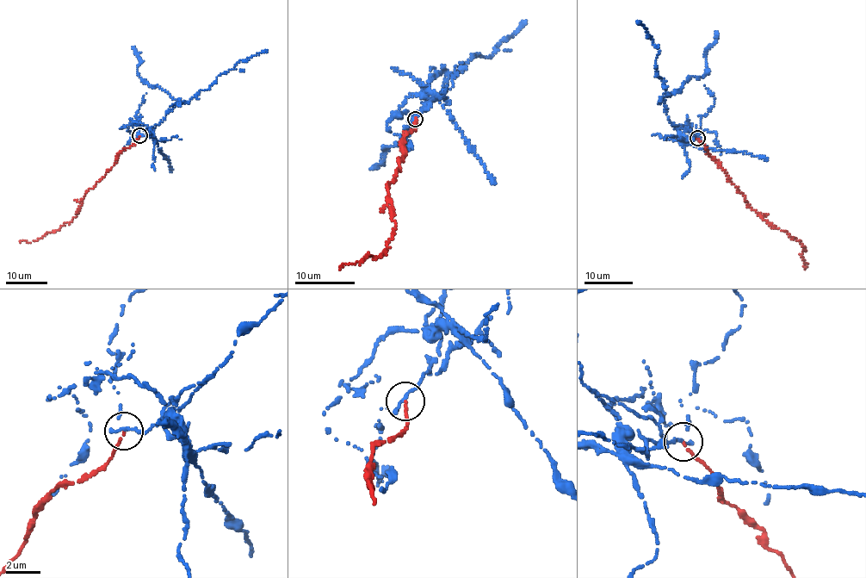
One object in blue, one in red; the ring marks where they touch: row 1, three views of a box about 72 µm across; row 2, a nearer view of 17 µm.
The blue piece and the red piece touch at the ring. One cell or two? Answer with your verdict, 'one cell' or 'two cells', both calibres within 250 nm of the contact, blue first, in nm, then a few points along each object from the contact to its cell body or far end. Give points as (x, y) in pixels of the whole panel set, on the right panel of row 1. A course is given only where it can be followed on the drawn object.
two cells; 180 nm thick on the blue side, 160 nm on the other; blue runs (697, 138), (670, 122), (664, 97), (667, 88), (657, 74), (655, 58), (659, 50), (636, 20); red runs (697, 138), (726, 172), (751, 208), (798, 240), (804, 248), (801, 256), (807, 268)

